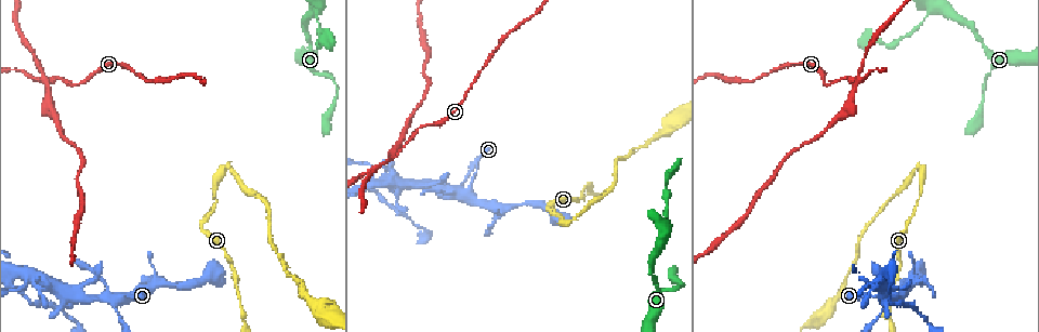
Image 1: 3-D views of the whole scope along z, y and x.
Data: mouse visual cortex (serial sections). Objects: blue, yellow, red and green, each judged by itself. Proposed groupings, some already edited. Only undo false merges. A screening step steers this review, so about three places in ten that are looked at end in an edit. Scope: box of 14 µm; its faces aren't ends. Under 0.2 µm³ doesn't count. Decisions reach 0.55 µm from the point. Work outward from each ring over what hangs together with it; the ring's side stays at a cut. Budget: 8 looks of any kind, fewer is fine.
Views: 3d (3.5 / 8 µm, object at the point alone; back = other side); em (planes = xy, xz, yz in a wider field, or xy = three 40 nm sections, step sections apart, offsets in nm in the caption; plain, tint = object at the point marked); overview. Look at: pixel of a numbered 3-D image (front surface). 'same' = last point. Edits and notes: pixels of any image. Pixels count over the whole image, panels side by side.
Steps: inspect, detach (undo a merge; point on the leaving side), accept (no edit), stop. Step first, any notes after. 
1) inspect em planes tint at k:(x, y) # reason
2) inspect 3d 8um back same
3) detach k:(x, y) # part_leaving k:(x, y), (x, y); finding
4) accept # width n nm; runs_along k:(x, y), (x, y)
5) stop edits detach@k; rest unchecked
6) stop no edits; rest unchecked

inspect 3d 3.5um at 1:(358, 187) # abrupt turn

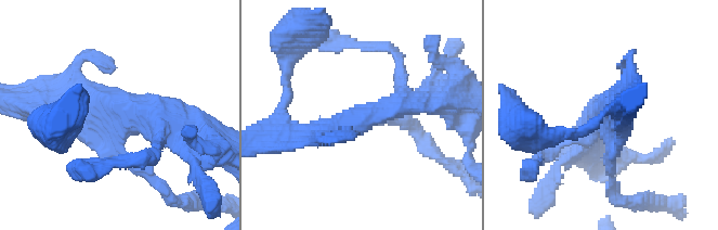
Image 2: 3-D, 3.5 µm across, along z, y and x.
inspect em xy step 3 tint at 2:(372, 114) # arms 4; arm_widths 150, 200, 350, 350 nm; now the EM

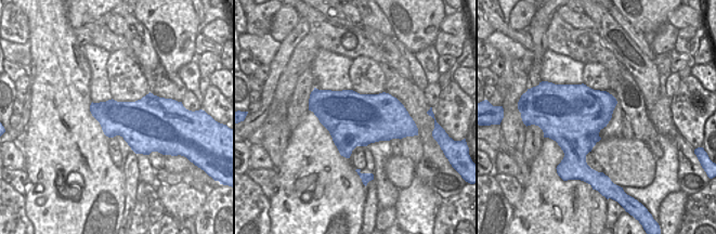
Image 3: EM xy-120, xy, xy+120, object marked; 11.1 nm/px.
accept # width 600 nm; runs_along 2:(195, 131), (129, 114), (112, 144), (142, 167); one cell here

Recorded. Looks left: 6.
inspect 3d 3.5um at 1:(919, 166)

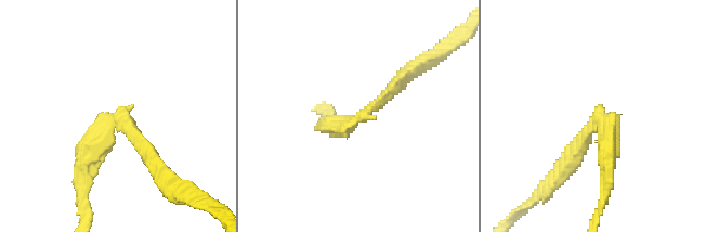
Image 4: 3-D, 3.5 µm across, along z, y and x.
inspect em planes plain at 4:(593, 125)

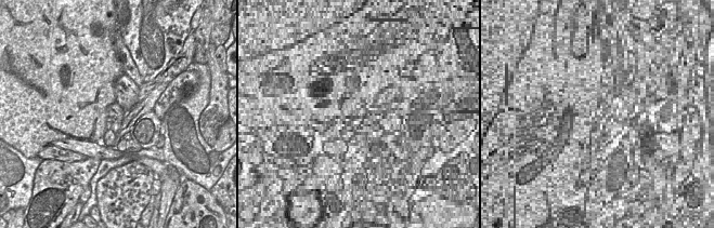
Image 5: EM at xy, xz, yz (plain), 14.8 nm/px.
inspect em planes tint same # with the object marked

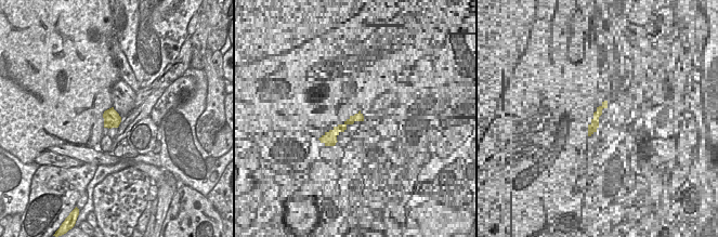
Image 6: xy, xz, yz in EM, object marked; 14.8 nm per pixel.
detach 4:(573, 144) # part_leaving 4:(593, 125), (569, 165), (544, 191); two cells meet here

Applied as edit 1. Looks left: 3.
inspect 3d 8um at 1:(922, 21) # thin neck

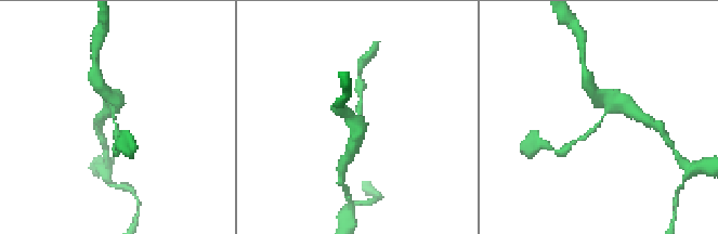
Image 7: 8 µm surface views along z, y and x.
inspect em planes tint at 7:(601, 121) # arm_widths 200, 400 nm; need the tissue

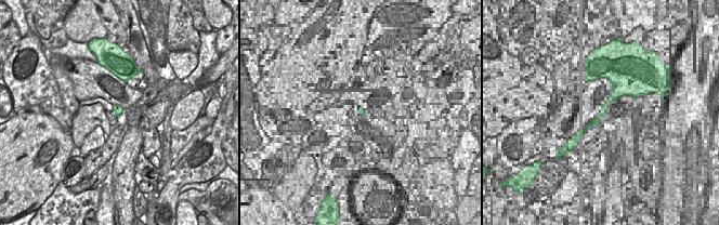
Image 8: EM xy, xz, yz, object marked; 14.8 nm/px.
accept # runs_along 7:(623, 104), (614, 104), (575, 142); continuous, no second cell

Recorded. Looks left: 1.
stop edits detach@4; rest unchecked

